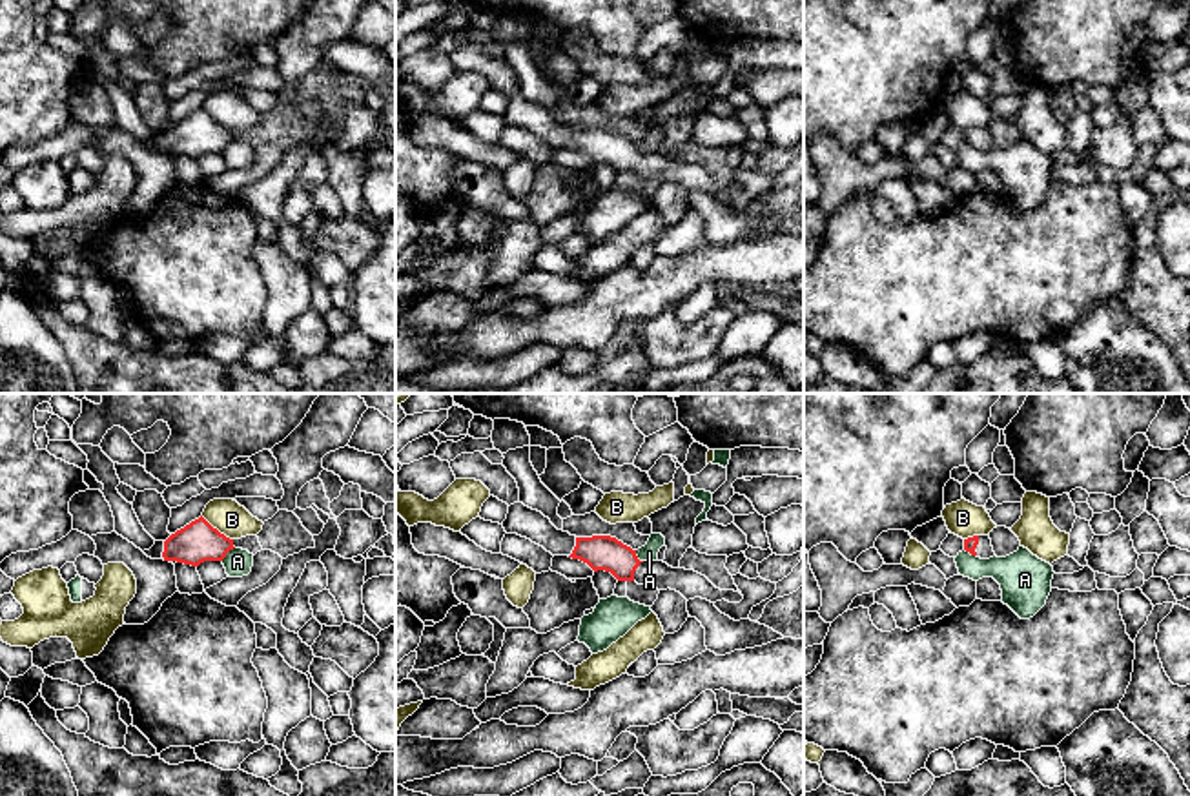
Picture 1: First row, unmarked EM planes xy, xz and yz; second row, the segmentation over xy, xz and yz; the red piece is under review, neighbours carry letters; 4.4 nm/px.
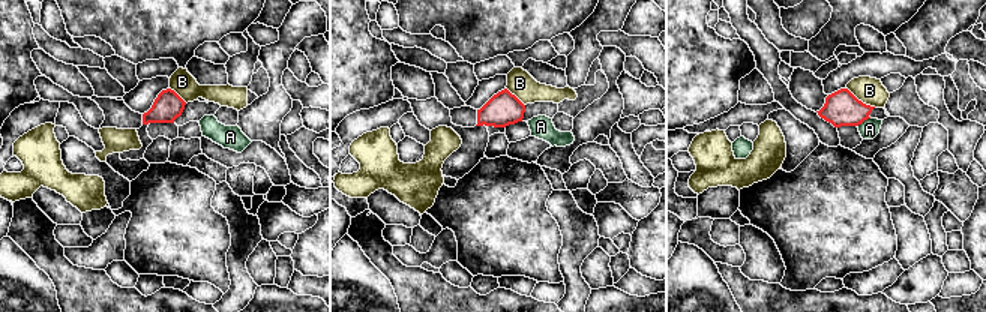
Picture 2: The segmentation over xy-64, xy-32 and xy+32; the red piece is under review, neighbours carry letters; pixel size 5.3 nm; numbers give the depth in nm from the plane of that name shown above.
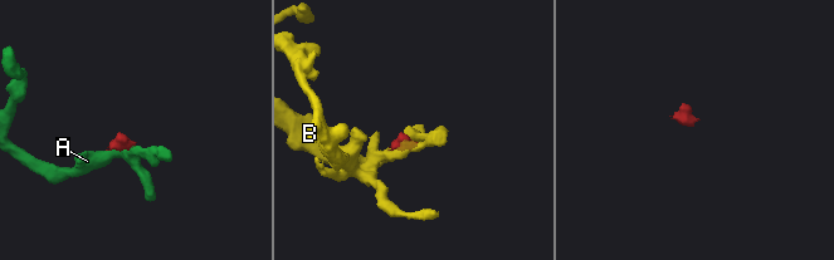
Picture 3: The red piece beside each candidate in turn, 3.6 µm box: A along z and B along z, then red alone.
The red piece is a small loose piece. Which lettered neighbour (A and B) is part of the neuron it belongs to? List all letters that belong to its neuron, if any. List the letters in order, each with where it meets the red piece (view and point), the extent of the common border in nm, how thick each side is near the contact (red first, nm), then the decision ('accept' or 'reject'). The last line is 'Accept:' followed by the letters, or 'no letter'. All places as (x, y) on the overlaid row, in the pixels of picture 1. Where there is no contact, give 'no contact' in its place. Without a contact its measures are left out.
A: xy (226, 552) | 90 nm | 180/120 nm | reject
B: xy (215, 529) | 180 nm | 180/150 nm | reject
Accept: no letter

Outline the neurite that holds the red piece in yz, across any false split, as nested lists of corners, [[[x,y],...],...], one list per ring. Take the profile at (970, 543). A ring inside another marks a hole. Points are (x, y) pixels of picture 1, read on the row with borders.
[[[973,536],[964,539],[964,550],[980,559],[995,556],[990,536]]]

